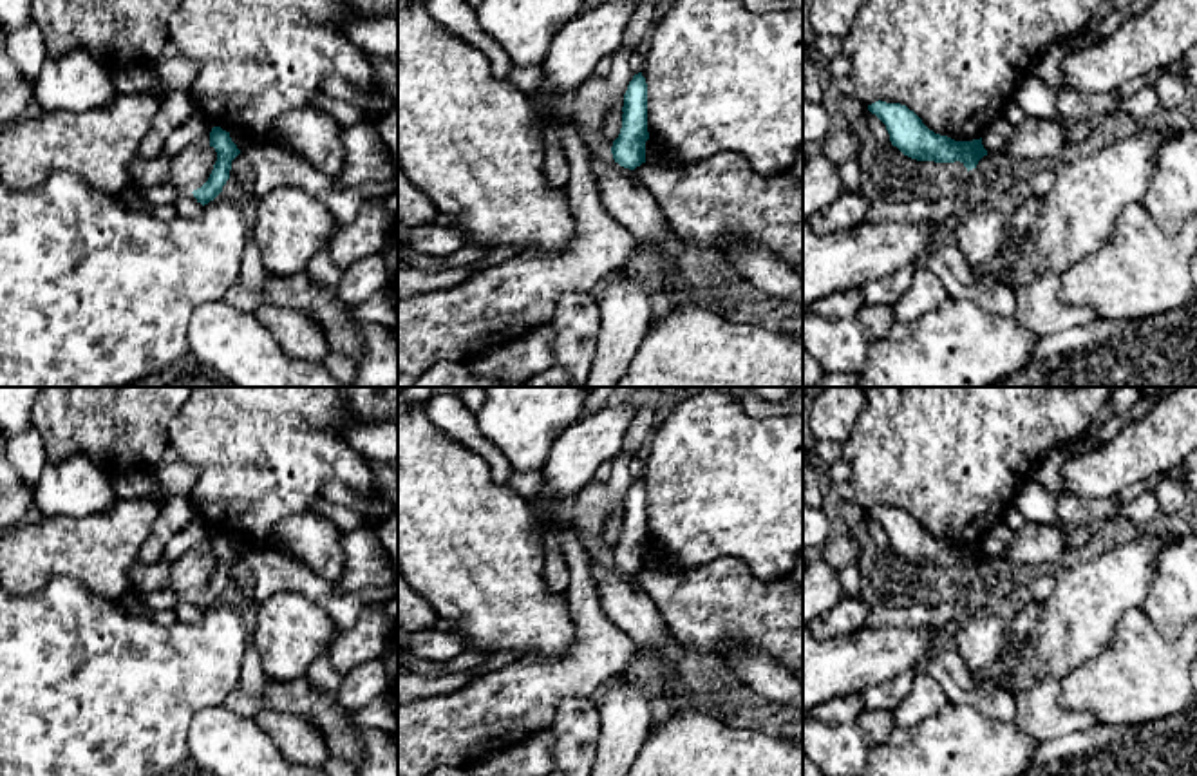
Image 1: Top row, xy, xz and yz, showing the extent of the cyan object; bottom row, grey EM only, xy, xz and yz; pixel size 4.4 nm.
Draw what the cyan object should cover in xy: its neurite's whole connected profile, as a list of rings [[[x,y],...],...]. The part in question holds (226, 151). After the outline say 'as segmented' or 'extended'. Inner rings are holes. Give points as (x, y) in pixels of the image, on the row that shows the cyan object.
[[[213,127],[210,132],[210,147],[217,152],[217,161],[208,181],[193,190],[193,197],[203,206],[213,201],[221,192],[226,181],[230,179],[231,161],[240,154],[237,145],[231,141],[230,132],[221,127]]]; as segmented

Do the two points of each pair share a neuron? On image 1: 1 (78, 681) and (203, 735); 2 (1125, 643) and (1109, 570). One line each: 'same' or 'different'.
1: different
2: different

